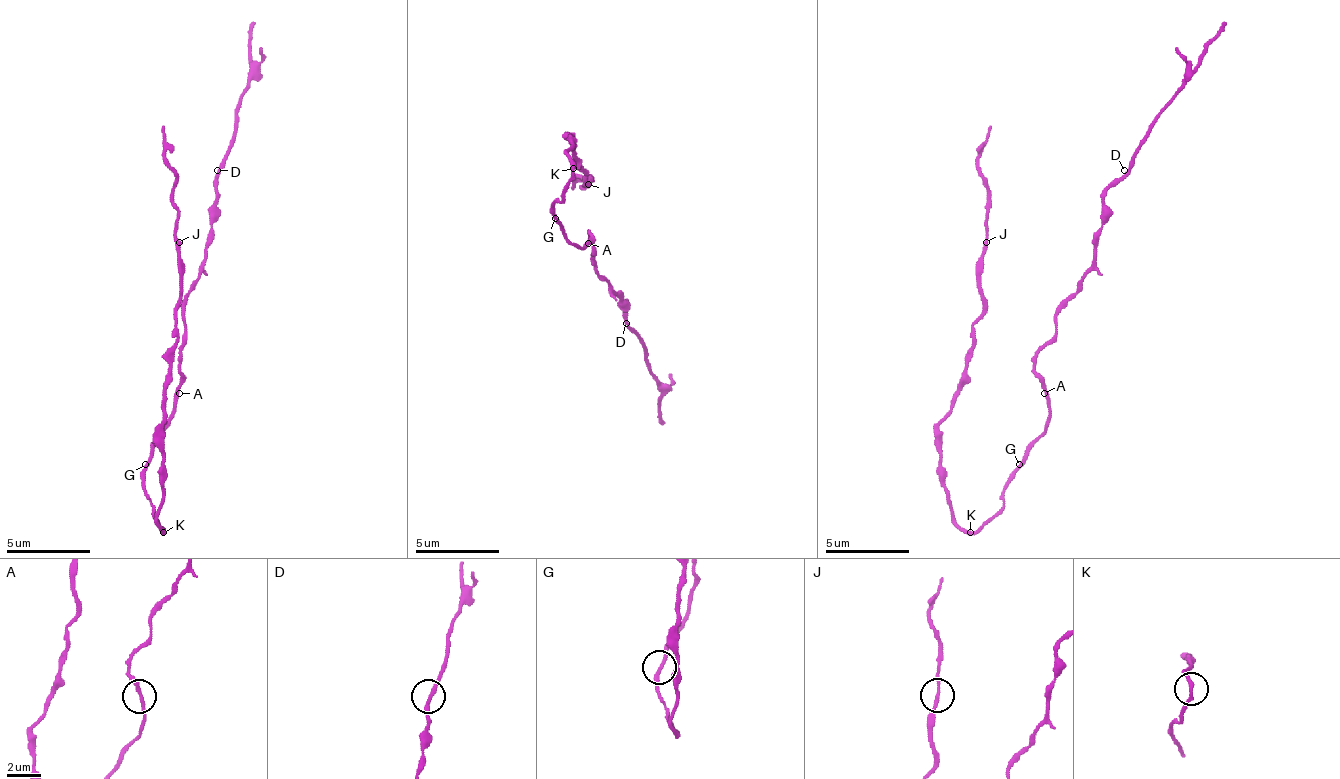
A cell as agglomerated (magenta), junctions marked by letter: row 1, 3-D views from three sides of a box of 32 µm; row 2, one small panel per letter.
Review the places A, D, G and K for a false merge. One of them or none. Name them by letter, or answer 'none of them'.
K

